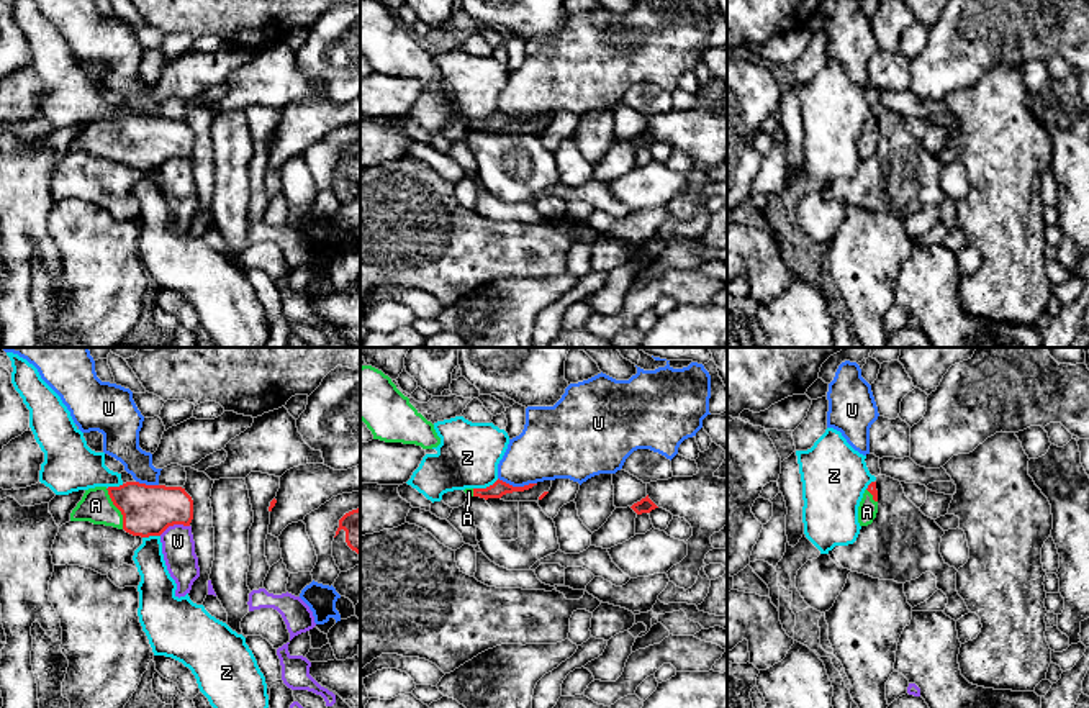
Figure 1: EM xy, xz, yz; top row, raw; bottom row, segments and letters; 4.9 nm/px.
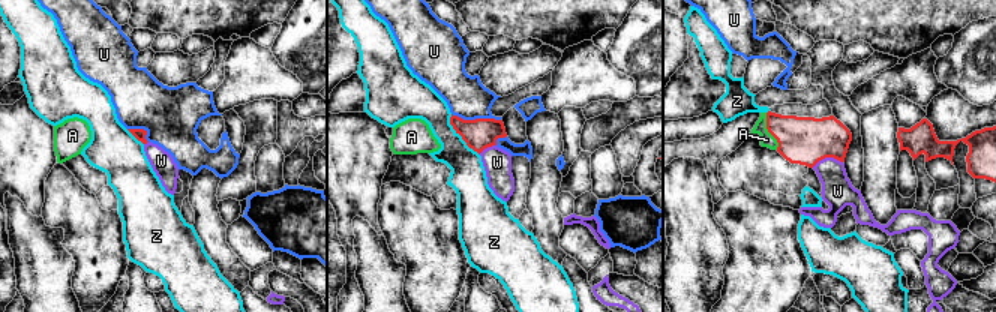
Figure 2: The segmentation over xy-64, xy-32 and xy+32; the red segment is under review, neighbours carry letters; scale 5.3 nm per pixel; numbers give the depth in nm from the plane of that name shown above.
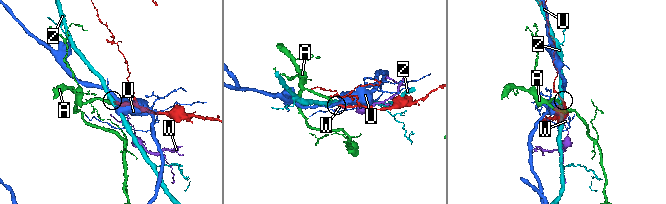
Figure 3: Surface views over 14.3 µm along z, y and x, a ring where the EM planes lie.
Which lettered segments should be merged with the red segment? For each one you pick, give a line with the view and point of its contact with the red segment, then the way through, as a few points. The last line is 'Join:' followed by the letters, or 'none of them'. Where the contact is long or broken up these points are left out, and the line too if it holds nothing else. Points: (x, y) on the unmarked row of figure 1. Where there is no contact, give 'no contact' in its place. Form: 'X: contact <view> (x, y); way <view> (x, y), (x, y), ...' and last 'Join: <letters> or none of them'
A: contact xy (117, 140); way xy (148, 143), (117, 140), (95, 138)
Join: A

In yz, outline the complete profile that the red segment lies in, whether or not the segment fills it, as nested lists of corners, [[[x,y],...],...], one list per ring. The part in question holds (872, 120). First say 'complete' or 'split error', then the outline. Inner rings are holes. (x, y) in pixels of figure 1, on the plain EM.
split error; [[[871,115],[863,126],[858,139],[858,156],[860,159],[868,159],[873,156],[878,146],[878,123],[876,115]]]

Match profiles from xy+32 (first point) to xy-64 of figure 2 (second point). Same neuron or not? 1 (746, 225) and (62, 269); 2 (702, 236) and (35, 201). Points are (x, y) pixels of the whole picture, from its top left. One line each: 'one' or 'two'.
1: two
2: one

